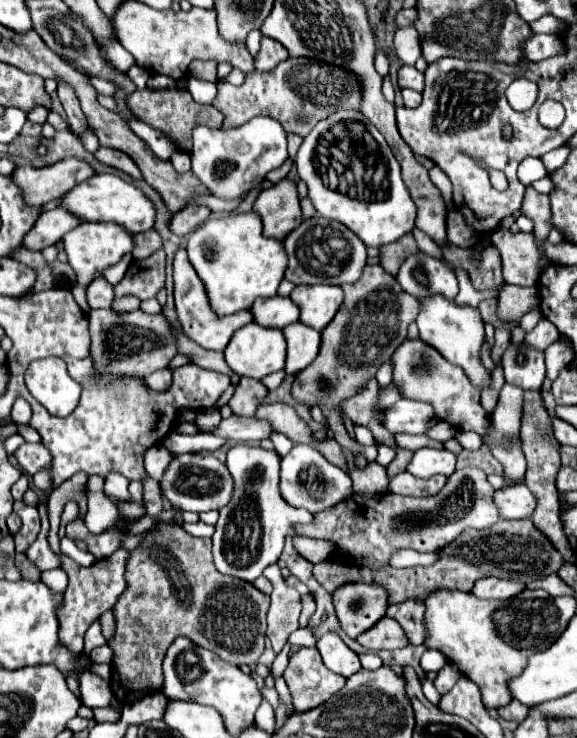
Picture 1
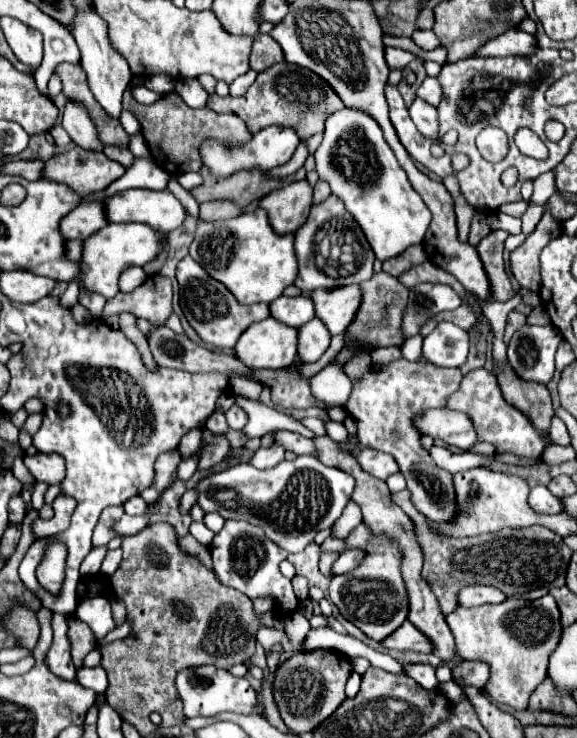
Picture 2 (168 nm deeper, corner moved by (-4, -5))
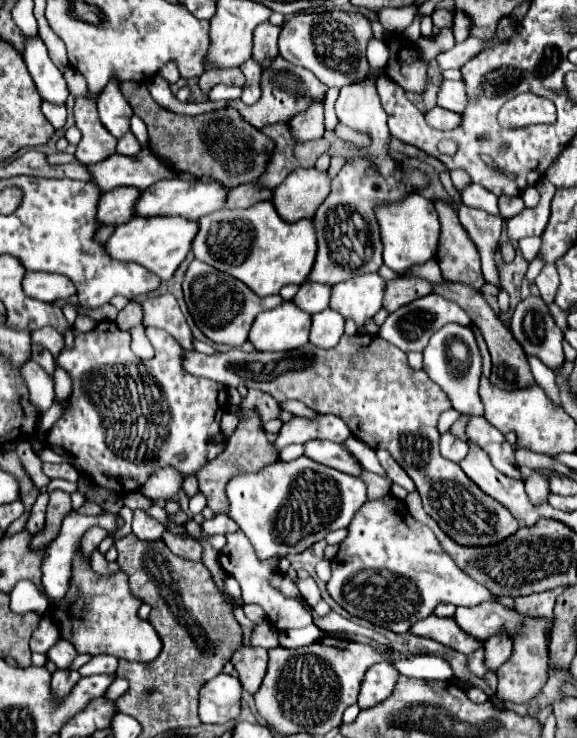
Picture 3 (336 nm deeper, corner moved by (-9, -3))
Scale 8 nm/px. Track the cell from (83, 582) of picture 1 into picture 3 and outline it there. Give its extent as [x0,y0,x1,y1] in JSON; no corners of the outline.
[52,670,80,702]

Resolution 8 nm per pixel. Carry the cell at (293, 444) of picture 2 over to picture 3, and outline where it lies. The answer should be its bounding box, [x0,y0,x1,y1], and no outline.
[304,440,364,476]

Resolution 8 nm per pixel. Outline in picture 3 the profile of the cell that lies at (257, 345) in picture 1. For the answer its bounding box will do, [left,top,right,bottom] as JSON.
[250,300,310,352]

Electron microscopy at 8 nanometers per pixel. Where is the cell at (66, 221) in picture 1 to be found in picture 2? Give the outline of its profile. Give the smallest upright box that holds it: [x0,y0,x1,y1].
[59,202,107,240]

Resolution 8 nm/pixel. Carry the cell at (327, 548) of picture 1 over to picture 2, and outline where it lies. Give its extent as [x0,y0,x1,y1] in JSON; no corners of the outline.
[321,538,347,554]

